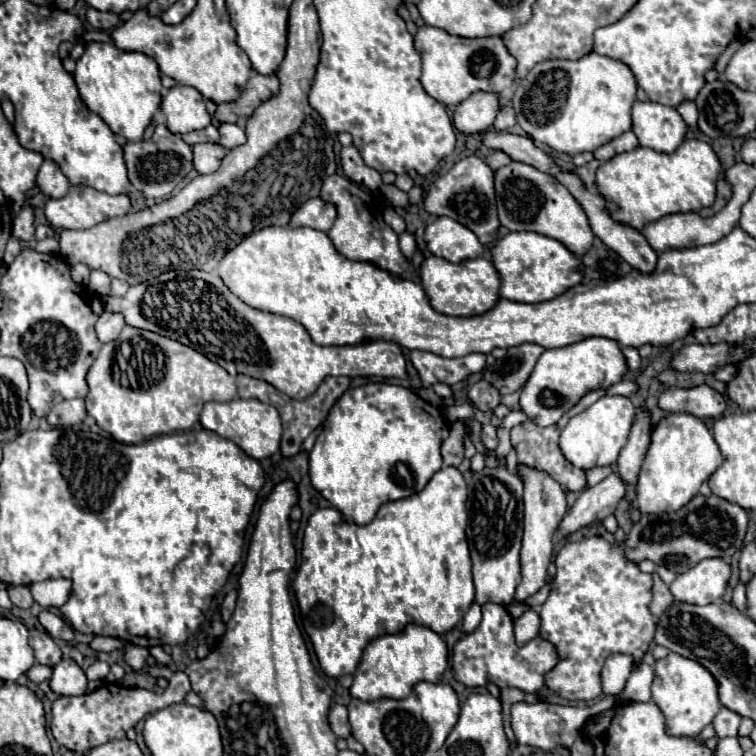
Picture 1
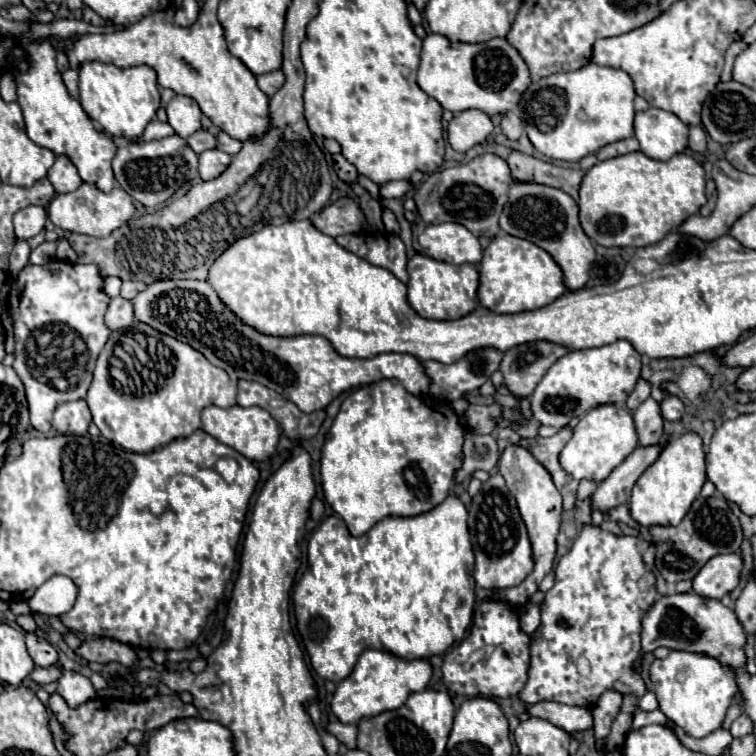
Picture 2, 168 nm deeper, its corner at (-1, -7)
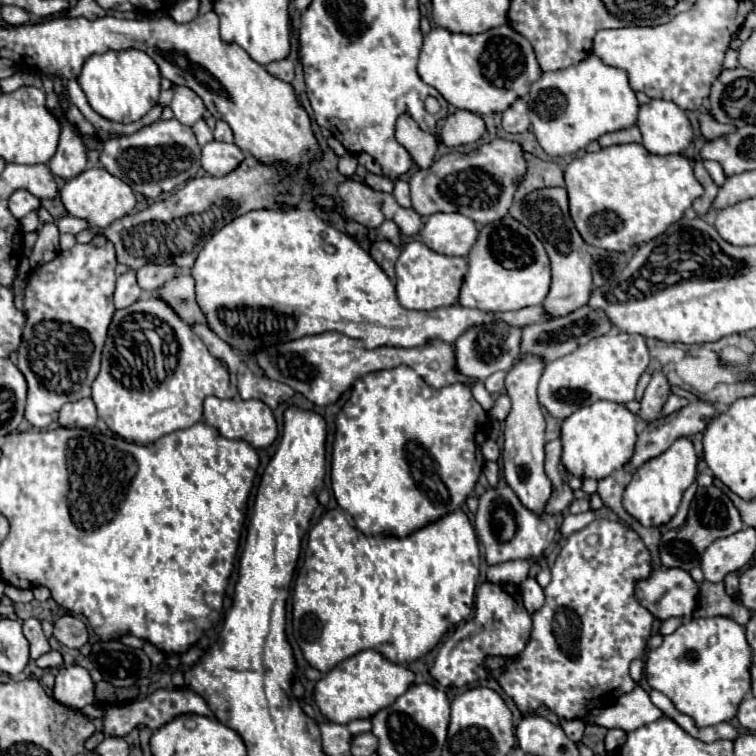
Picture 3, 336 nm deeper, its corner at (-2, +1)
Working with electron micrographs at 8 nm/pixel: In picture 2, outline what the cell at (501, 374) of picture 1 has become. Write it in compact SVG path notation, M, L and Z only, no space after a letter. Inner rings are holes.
M530 342L522 346L514 346L504 352L504 360L500 362L500 370L504 374L504 386L520 398L528 398L536 384L542 380L546 370L566 354L562 346L552 342Z

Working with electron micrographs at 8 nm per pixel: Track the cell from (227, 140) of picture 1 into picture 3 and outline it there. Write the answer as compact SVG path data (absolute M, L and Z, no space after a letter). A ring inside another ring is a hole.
M217 120L217 126L213 130L215 140L219 142L233 142L233 130L229 130L229 124L223 120Z

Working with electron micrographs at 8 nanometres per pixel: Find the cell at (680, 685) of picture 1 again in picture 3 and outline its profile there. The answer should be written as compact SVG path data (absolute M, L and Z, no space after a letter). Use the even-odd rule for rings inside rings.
M727 616L693 618L691 622L681 624L673 634L665 636L661 646L649 650L645 662L645 678L651 688L663 692L679 712L691 716L701 728L729 722L737 714L743 696L751 690L751 664L751 648L745 640L745 626Z

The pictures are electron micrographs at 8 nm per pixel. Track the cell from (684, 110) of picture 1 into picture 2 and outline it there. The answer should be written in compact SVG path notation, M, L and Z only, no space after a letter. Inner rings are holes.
M690 126L690 136L688 136L688 146L694 152L704 152L706 150L706 132L702 126Z

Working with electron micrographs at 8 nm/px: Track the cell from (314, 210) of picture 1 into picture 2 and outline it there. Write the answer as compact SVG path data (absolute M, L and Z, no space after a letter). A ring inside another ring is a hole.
M340 198L318 212L312 224L332 238L340 234L358 234L364 226L364 214L352 198Z

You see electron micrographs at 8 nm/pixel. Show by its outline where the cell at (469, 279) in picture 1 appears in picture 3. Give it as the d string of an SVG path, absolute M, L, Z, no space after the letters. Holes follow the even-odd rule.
M411 240L409 244L405 244L399 260L395 262L397 298L401 306L409 310L435 310L435 308L453 306L457 304L457 294L459 294L465 270L467 270L465 258L449 258L429 250L423 242Z

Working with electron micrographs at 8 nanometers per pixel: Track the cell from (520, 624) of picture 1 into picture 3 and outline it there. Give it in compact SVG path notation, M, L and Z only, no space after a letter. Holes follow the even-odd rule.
M527 578L521 582L521 592L523 592L523 602L529 614L533 614L535 610L539 610L543 606L543 588L537 584L535 578Z

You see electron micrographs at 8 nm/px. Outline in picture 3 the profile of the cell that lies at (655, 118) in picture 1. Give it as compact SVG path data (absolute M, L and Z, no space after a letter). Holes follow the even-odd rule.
M651 100L639 108L637 126L643 134L643 146L651 154L683 154L693 140L687 114L669 100Z

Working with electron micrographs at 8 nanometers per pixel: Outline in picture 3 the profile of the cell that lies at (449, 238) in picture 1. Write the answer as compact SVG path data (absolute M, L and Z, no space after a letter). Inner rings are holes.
M437 212L427 218L421 238L437 254L467 256L477 240L477 228L475 222L463 214Z

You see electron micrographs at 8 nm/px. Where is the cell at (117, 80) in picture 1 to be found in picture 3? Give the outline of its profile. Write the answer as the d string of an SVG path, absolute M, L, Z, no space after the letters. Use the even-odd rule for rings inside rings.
M107 50L103 54L93 54L83 64L83 70L77 78L79 86L83 88L91 108L107 120L113 122L135 122L145 116L159 100L161 92L161 74L155 60L143 50Z

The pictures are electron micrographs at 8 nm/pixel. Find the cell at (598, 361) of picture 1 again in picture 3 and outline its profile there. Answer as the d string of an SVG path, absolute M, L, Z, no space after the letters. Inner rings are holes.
M611 332L605 336L597 336L587 344L579 346L575 352L547 362L539 382L539 402L547 408L551 416L561 420L597 400L627 404L635 400L637 382L647 366L649 350L641 334Z

